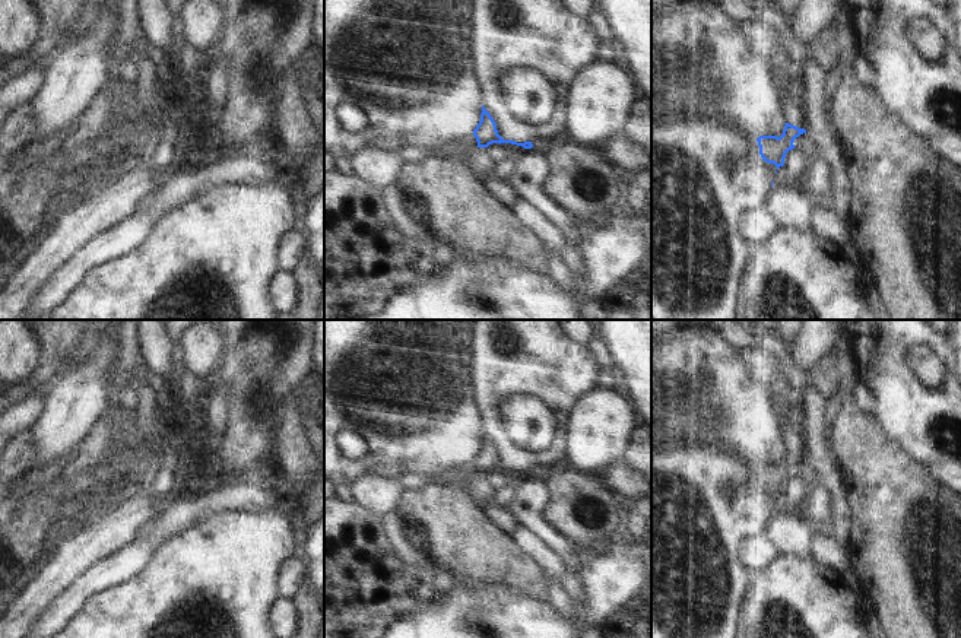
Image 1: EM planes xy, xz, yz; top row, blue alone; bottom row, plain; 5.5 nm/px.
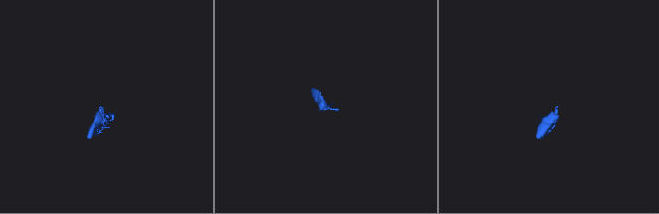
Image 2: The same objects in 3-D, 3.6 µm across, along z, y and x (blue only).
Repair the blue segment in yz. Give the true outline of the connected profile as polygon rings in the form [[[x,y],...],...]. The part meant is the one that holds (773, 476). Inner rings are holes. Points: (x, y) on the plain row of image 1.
[[[789,418],[781,419],[781,438],[784,442],[784,457],[780,464],[759,463],[757,466],[762,488],[774,491],[777,496],[784,492],[786,480],[795,476],[795,466],[806,460],[808,444],[802,429],[795,428]]]

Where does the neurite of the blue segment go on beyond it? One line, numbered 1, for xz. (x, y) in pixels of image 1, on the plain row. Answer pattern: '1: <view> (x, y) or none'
1: none

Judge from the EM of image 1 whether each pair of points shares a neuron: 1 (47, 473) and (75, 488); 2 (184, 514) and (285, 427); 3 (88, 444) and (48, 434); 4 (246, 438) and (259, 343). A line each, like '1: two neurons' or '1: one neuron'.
1: two neurons
2: two neurons
3: two neurons
4: one neuron

